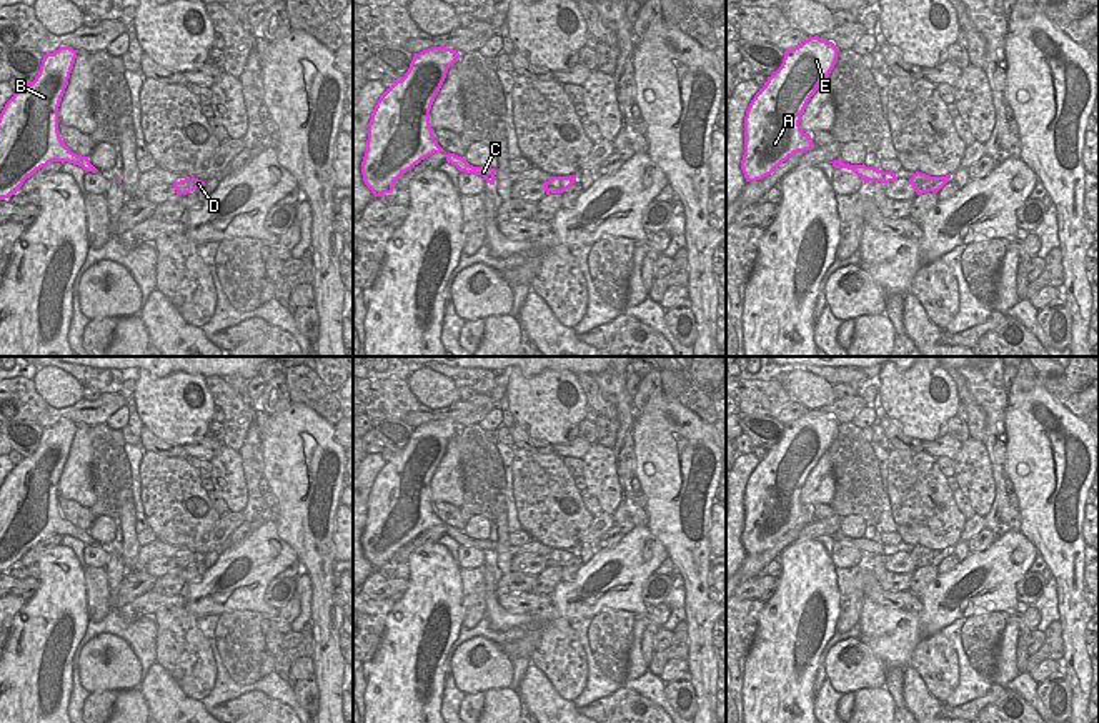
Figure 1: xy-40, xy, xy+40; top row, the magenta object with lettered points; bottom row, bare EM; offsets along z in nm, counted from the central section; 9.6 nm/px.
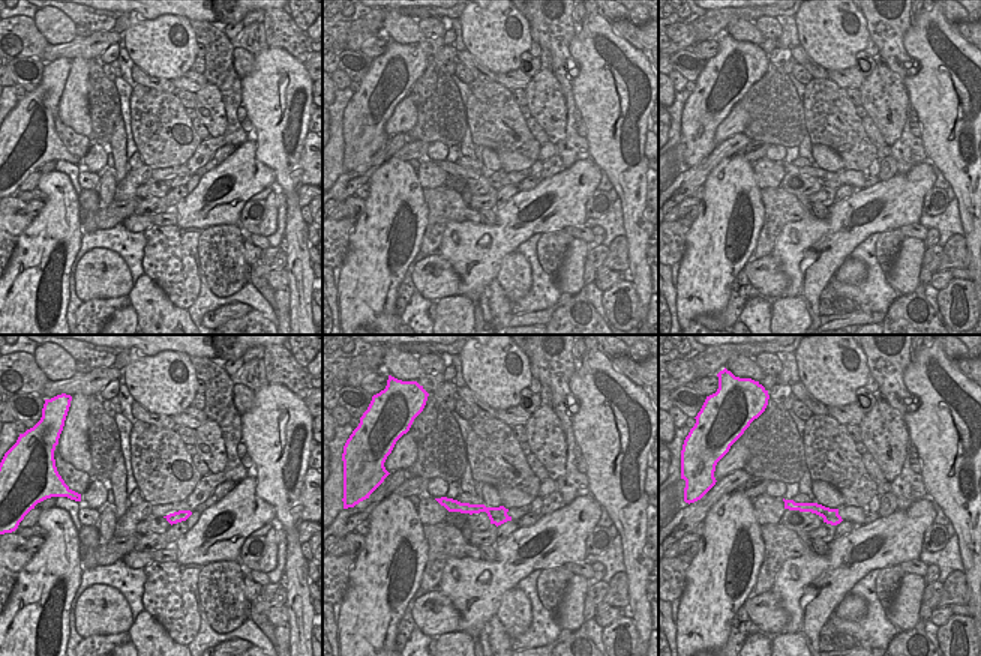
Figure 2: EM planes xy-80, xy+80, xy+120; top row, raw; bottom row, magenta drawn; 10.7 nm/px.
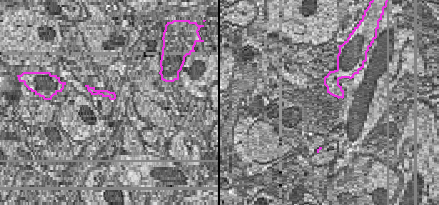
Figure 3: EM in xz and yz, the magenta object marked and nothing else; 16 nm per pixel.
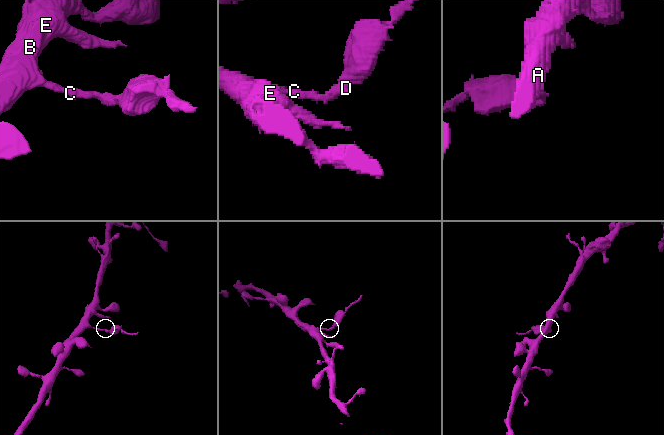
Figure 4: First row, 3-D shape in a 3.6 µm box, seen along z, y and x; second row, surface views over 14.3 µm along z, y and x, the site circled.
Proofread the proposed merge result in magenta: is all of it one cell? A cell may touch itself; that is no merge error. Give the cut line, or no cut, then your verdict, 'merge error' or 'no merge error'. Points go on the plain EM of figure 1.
xy (472, 540), (475, 545) | merge error

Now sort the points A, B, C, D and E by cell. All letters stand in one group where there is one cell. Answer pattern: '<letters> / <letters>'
A B E / C D

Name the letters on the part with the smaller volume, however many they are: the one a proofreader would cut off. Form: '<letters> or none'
C, D

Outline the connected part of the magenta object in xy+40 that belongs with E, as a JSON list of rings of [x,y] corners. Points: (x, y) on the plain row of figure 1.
[[[809,410],[784,425],[781,440],[751,473],[744,490],[746,555],[763,553],[798,525],[814,521],[801,503],[801,488],[819,458],[829,450],[839,423],[833,415]]]

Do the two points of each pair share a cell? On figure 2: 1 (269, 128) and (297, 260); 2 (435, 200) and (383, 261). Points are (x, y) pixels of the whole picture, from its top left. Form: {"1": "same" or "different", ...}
{"1": "same", "2": "different"}

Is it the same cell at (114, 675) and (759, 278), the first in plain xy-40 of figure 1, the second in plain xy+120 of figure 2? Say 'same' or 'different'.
same

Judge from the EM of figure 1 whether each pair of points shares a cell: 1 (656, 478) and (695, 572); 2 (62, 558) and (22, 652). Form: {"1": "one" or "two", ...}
{"1": "one", "2": "one"}

